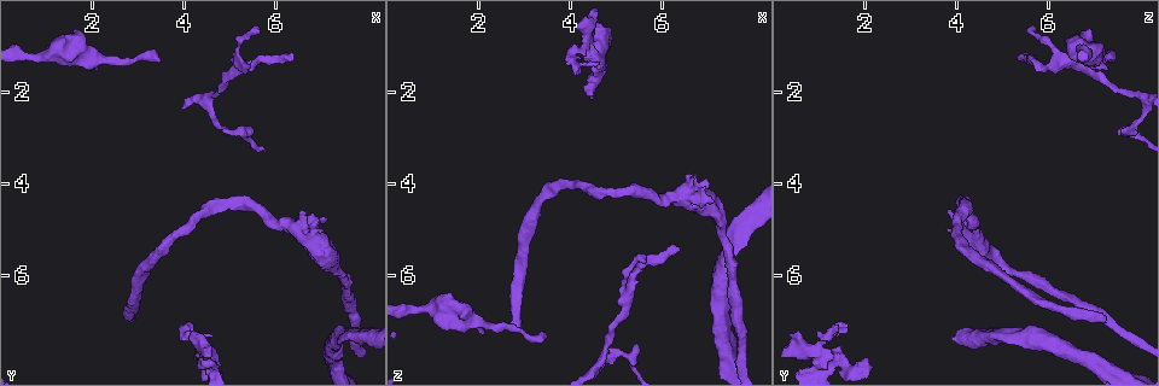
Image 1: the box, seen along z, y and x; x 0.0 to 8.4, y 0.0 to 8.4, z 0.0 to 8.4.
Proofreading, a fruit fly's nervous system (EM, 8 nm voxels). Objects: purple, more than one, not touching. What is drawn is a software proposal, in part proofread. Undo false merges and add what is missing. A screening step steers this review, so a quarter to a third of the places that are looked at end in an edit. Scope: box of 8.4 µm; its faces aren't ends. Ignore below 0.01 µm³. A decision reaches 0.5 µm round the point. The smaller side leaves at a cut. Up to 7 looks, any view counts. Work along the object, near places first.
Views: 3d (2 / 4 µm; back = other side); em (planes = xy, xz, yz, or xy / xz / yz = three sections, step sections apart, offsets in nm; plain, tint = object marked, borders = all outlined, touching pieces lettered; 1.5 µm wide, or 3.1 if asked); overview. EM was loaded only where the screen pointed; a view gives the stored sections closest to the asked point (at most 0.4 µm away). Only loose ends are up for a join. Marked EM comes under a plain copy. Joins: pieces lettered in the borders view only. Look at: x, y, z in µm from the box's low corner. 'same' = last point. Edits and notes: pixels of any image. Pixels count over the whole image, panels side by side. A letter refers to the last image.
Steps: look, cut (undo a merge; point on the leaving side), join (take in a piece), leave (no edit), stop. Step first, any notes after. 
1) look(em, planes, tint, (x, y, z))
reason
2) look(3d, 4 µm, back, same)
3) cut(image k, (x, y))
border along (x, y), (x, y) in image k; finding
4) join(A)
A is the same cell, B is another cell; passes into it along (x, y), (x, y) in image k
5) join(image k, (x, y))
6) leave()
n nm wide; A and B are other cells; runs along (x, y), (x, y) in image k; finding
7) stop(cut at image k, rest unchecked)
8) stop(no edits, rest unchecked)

look(3d, 4 µm, (4.75, 2.10, 7.85))

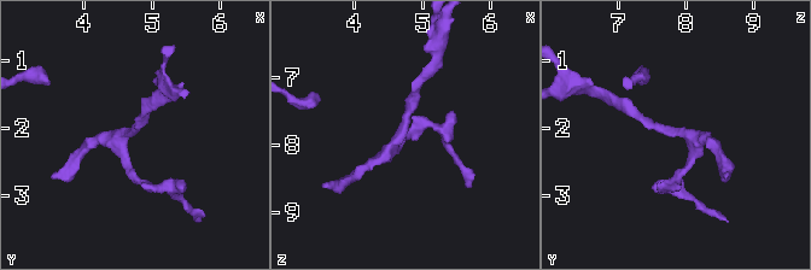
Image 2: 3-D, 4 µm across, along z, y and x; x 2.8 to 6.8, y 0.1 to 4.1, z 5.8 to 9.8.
look(em, planes, tint, (4.70, 2.00, 7.85))
3 arms; need the tissue

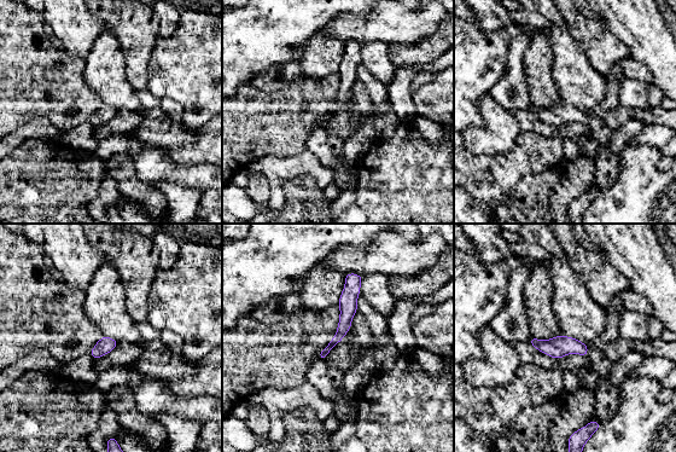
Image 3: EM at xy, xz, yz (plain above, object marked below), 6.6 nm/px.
look(em, planes, borders, same)

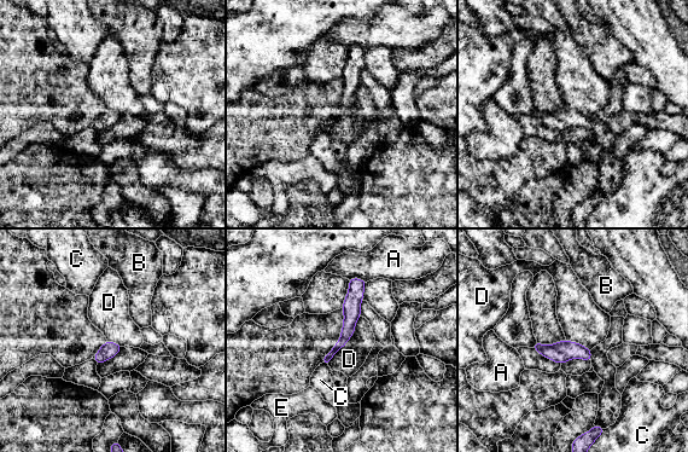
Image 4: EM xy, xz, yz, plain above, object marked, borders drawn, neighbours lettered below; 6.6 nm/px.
leave()
90 nm wide; A, B, C, D and E are other cells; runs along (356, 280), (348, 331), (325, 360) in image 4; all the same cell

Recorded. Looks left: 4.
look(em, planes, tint, (2.85, 6.95, 7.25))
an open end

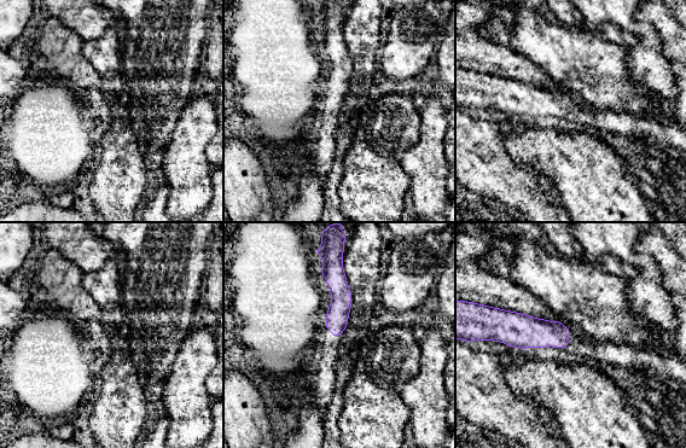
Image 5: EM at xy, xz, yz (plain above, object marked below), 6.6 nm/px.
look(em, planes, borders, same)
see the neighbours

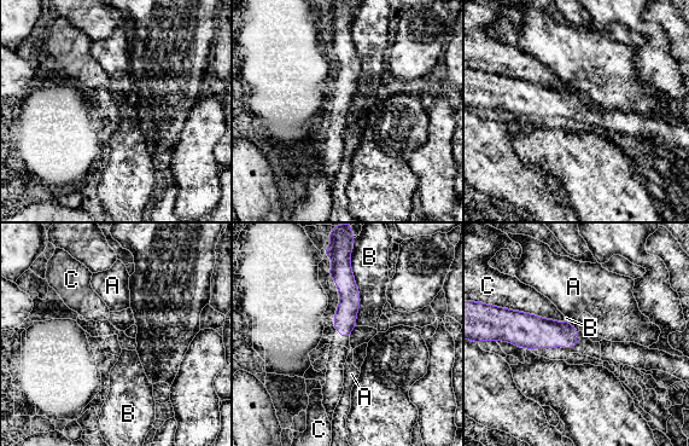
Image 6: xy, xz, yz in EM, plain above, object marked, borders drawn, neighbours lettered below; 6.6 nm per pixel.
leave()
160 nm wide; A, B and C are other cells; none of them fits

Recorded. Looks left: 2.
look(em, yz, step 8, borders, (6.35, 1.20, 5.35))

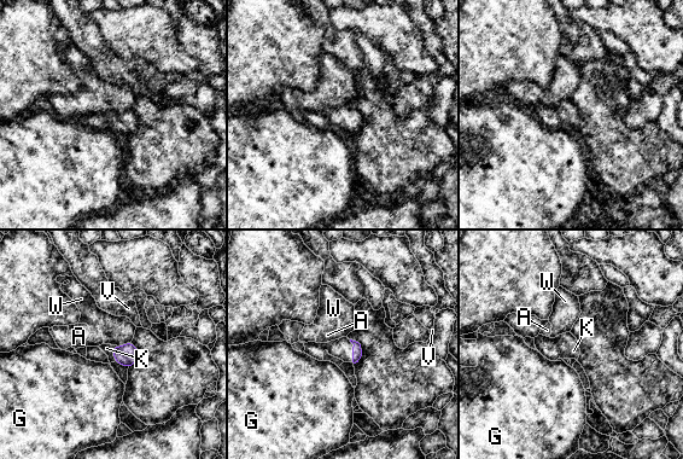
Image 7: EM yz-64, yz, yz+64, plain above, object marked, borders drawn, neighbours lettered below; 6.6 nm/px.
join(K)
K touches over 150 nm; K is the same cell, A, G, V and W are other cells; the cell continues

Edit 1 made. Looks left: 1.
stop(join at image 7, rest unchecked)

